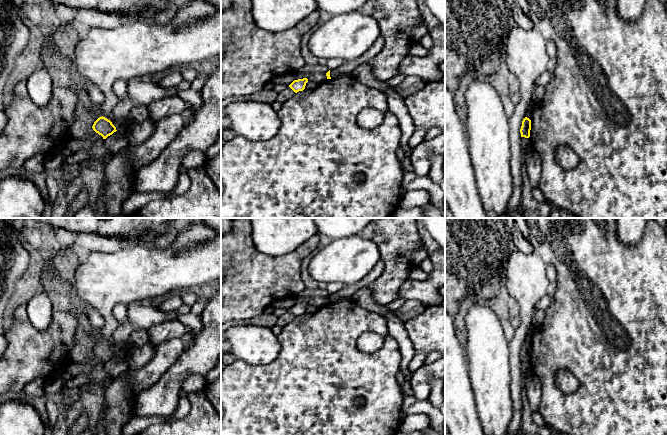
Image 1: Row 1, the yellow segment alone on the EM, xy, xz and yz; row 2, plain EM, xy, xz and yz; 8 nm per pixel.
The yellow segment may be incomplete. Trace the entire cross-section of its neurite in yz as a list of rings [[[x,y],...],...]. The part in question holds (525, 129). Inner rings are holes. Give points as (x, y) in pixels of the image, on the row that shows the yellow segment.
[[[525,117],[522,121],[522,126],[520,129],[521,137],[529,138],[531,130],[531,120]]]

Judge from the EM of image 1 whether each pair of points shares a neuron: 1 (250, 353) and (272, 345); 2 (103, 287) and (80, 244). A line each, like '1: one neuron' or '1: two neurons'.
1: one neuron
2: two neurons

